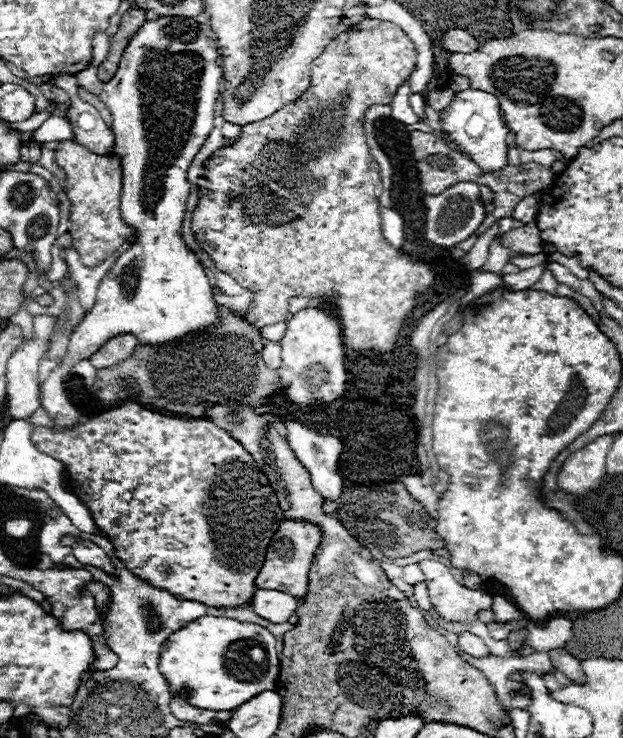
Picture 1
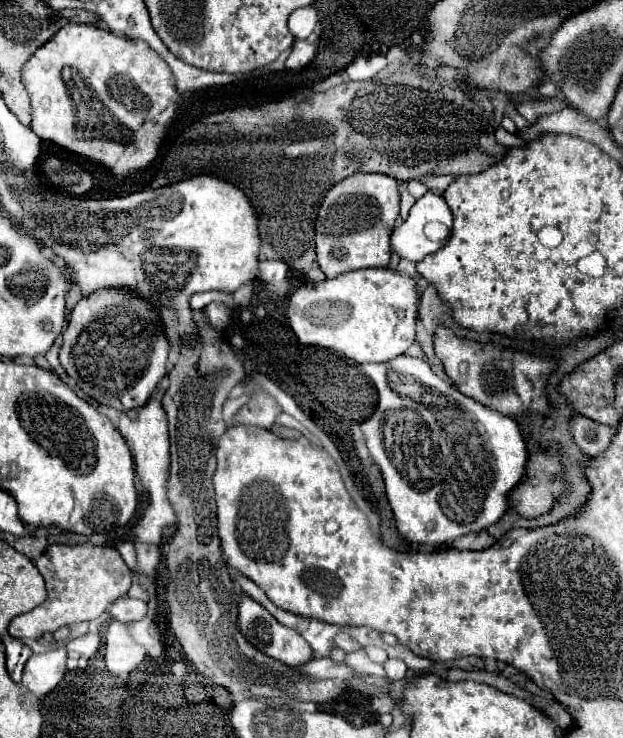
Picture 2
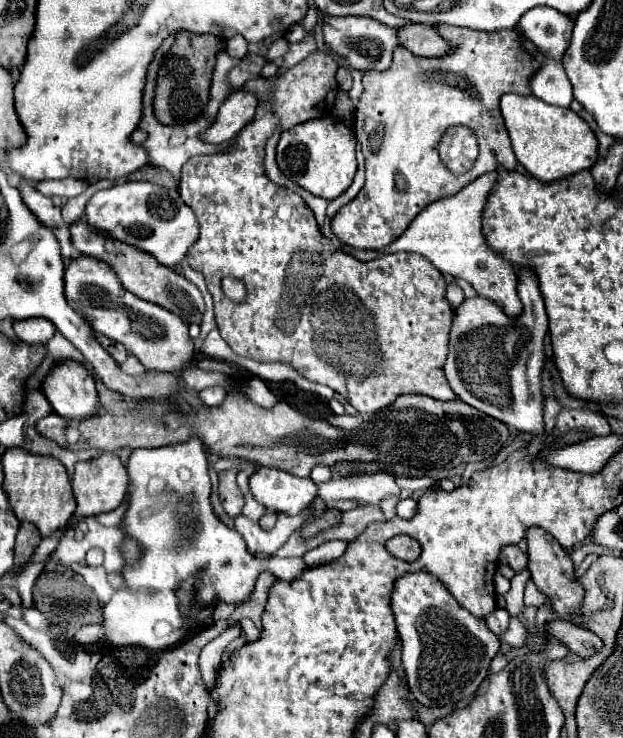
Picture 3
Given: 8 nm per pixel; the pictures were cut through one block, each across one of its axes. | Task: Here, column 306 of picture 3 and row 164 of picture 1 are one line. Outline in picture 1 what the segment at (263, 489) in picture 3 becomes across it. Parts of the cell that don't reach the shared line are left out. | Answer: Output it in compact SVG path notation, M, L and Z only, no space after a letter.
M464 90L454 96L448 108L440 112L442 128L444 132L460 146L462 152L466 152L482 170L500 170L506 166L508 156L508 128L500 112L498 98L484 90Z

